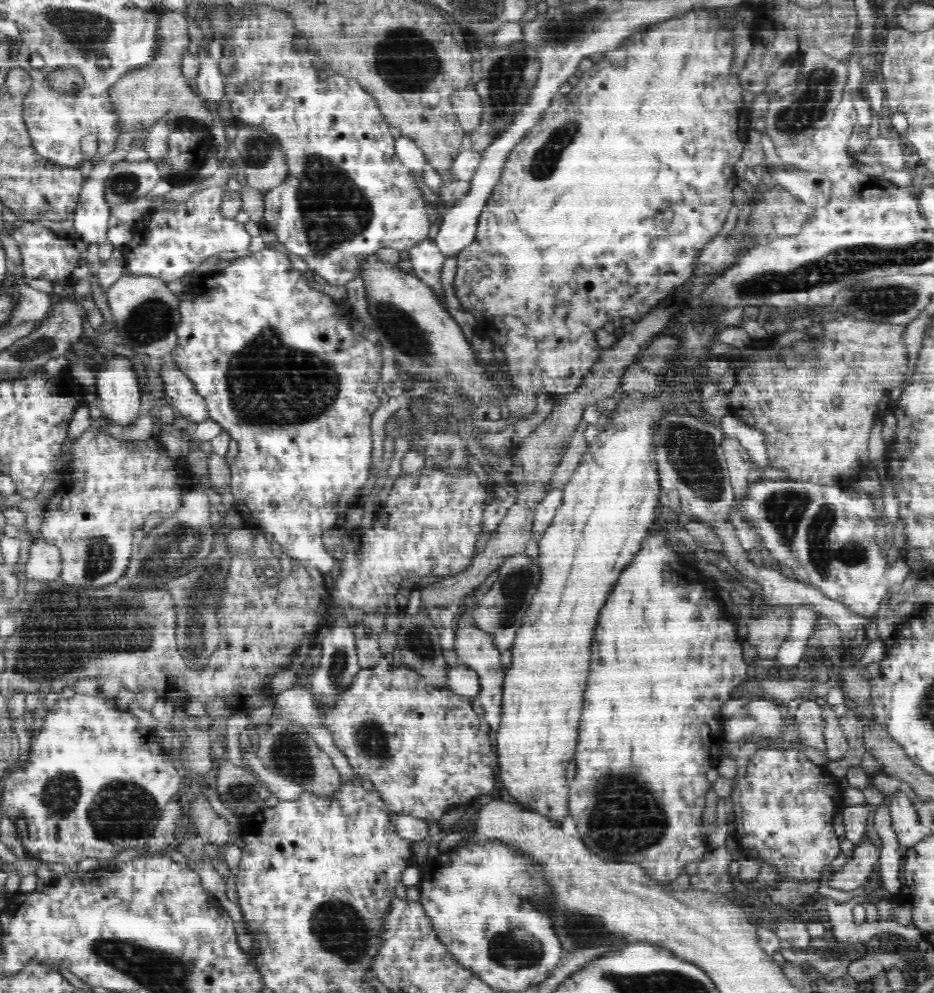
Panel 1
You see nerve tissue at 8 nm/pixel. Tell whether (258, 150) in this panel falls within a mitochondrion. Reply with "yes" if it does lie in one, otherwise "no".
yes

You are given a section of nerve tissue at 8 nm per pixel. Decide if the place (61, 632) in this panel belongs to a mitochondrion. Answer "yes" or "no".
yes

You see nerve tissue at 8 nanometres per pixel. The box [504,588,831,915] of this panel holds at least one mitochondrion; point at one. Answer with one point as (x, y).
(638, 820)

